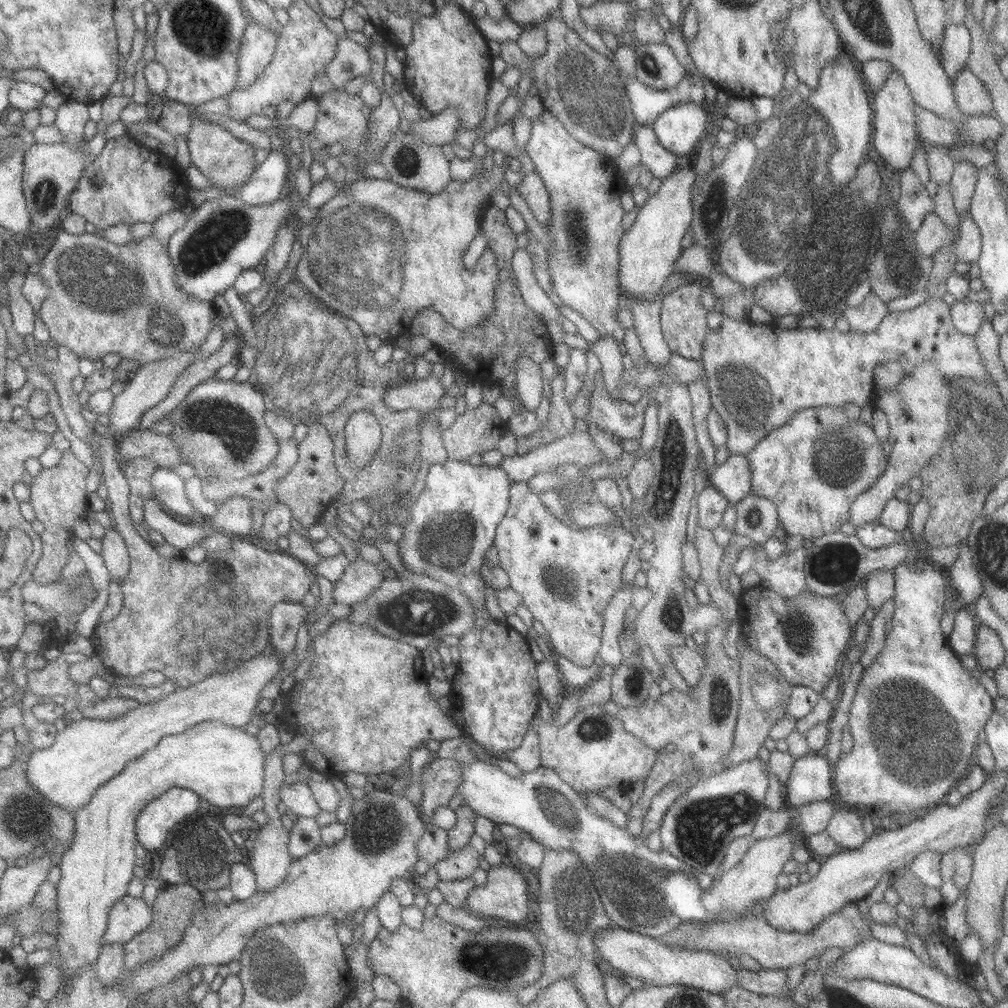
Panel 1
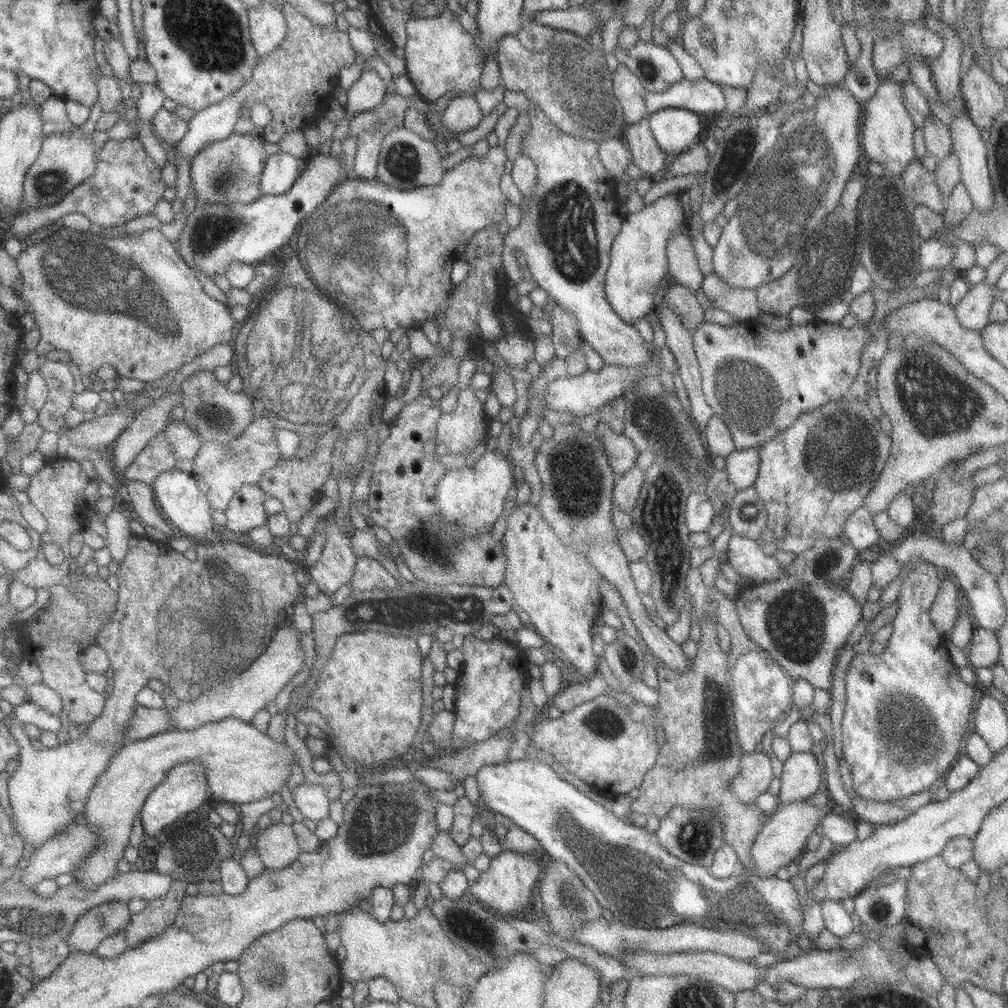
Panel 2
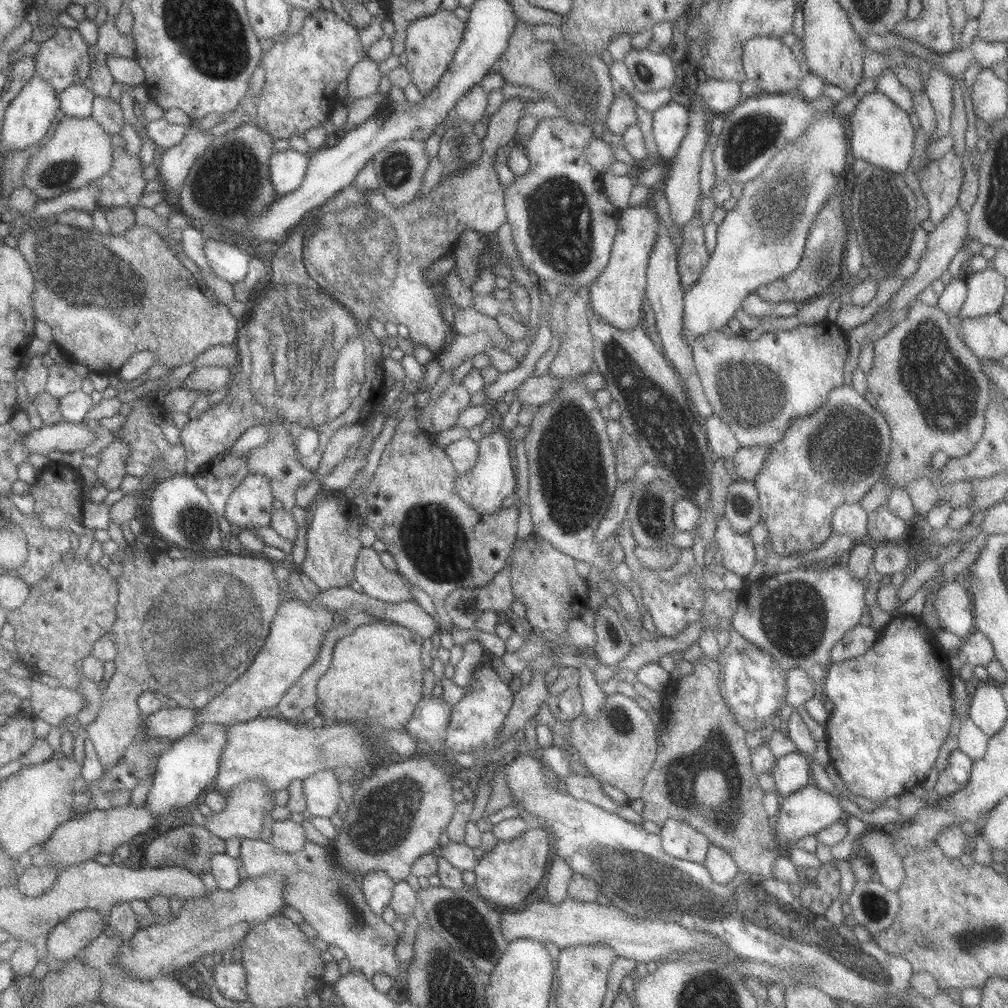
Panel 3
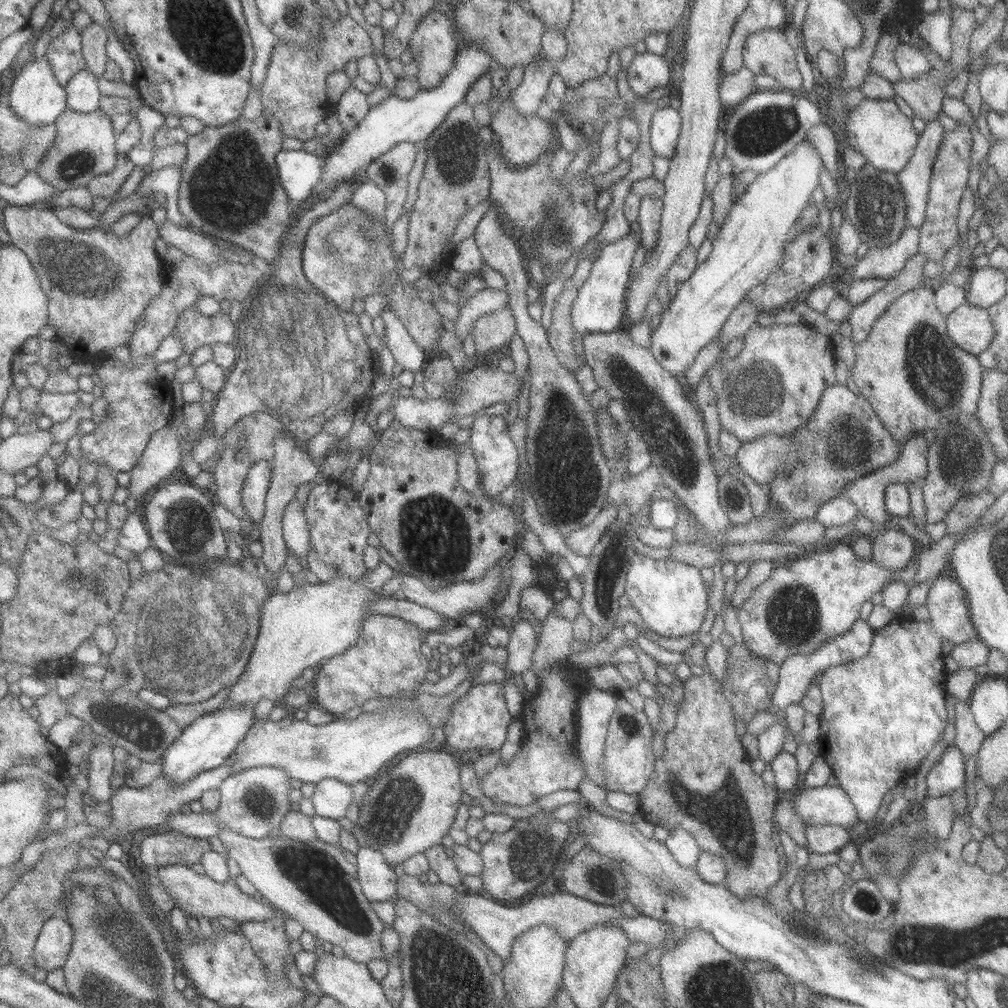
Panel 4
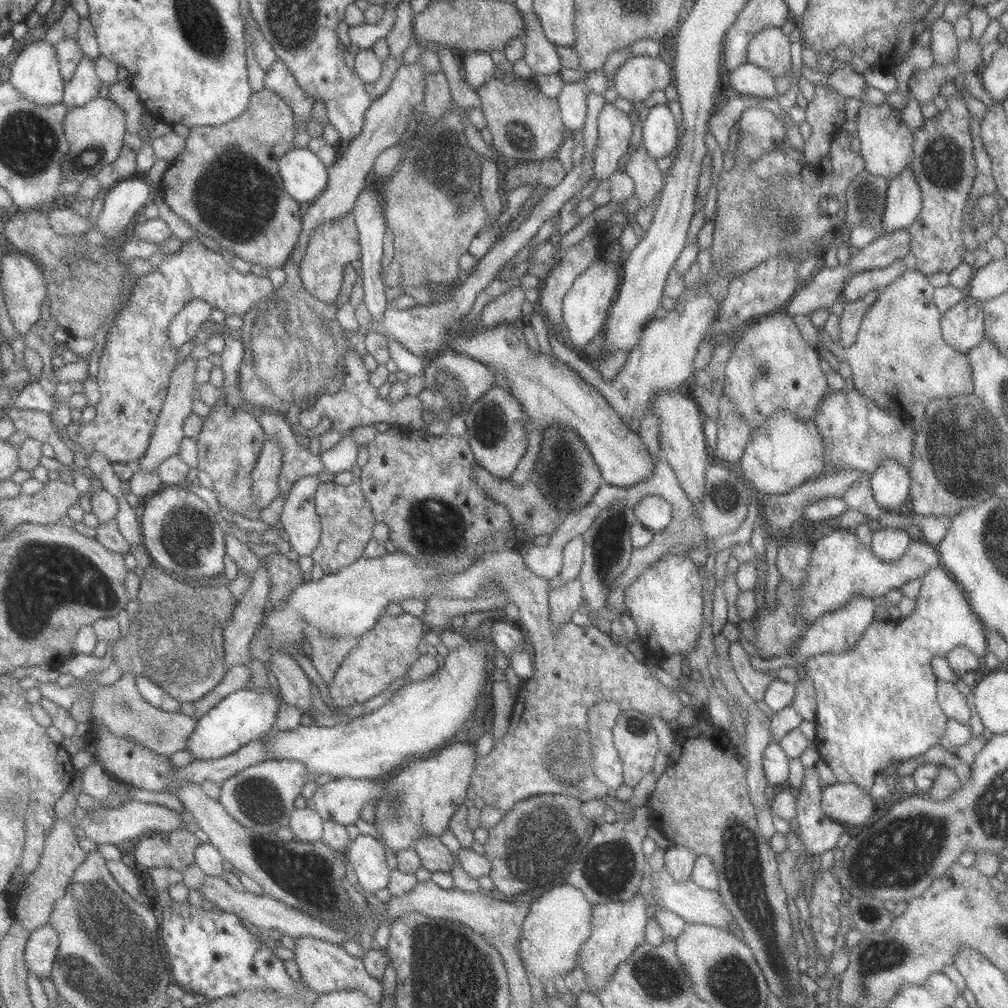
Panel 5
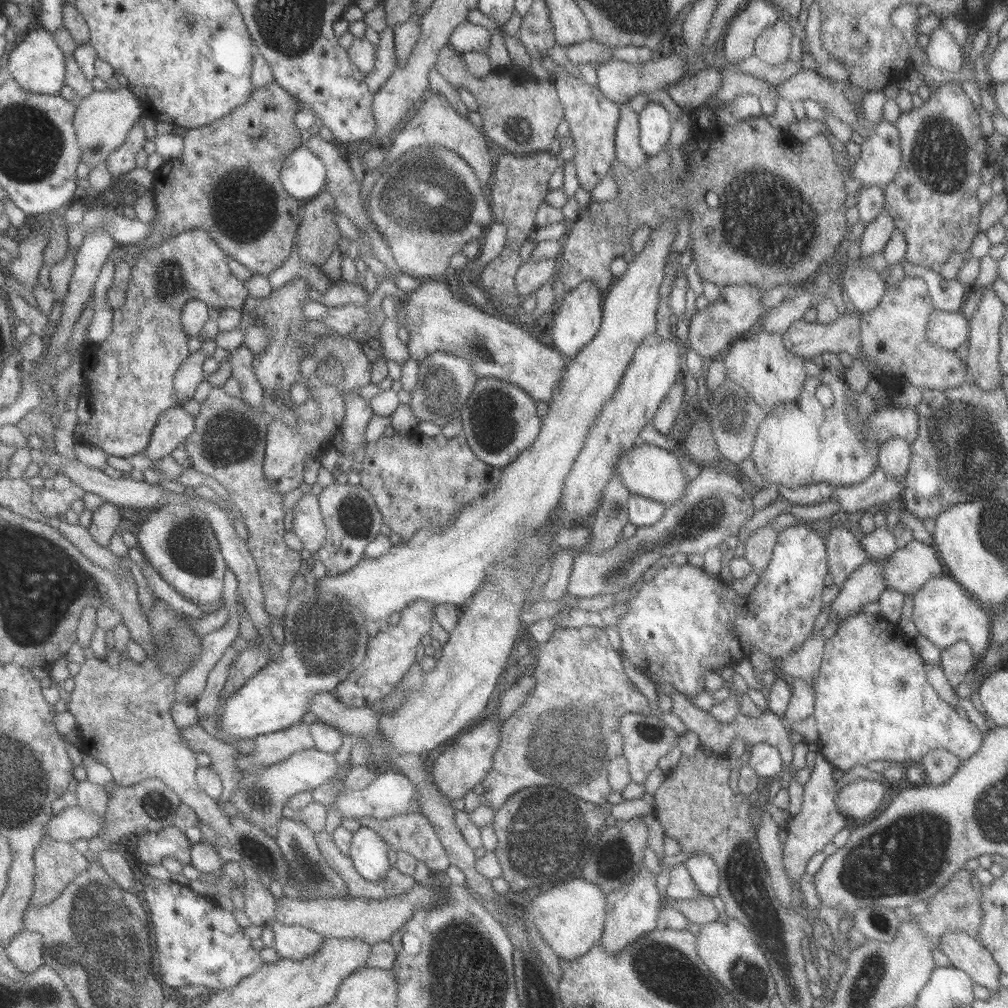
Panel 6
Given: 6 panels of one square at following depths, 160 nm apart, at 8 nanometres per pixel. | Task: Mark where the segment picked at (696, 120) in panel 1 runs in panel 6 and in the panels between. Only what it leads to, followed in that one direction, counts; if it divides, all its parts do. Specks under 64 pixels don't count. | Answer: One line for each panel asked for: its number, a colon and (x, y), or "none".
2: (674, 130)
3: (669, 121)
4: (665, 122)
5: (659, 135)
6: (653, 121)

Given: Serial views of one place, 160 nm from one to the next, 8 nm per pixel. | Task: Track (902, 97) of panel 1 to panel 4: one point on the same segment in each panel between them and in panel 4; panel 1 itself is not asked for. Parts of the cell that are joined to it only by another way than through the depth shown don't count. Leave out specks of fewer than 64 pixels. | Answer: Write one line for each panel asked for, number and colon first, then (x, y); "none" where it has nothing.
2: (885, 135)
3: (881, 133)
4: (875, 128)

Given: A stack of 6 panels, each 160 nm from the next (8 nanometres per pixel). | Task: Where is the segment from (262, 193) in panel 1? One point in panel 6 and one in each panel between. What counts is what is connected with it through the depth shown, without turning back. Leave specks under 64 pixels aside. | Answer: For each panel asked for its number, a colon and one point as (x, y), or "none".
2: (282, 170)
3: (288, 168)
4: (299, 170)
5: (305, 176)
6: (304, 174)

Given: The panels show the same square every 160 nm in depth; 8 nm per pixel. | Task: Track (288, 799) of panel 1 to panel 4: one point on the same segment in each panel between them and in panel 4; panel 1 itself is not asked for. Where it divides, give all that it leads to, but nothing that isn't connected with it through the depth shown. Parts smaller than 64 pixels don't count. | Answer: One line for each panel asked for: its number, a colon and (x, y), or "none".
2: (311, 800)
3: (322, 793)
4: (331, 798)

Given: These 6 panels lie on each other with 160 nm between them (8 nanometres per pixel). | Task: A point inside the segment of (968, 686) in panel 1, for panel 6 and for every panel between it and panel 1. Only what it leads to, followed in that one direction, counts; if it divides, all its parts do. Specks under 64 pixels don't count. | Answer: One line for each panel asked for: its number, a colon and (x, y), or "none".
2: (907, 711)
3: (891, 713)
4: (882, 713)
5: (857, 732)
6: (872, 702)

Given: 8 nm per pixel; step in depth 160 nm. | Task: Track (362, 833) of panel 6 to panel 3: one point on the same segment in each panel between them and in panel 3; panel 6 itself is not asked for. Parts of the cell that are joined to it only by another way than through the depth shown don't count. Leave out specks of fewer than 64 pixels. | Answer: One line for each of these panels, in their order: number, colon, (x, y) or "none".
3: (378, 887)
4: (379, 883)
5: (367, 855)

